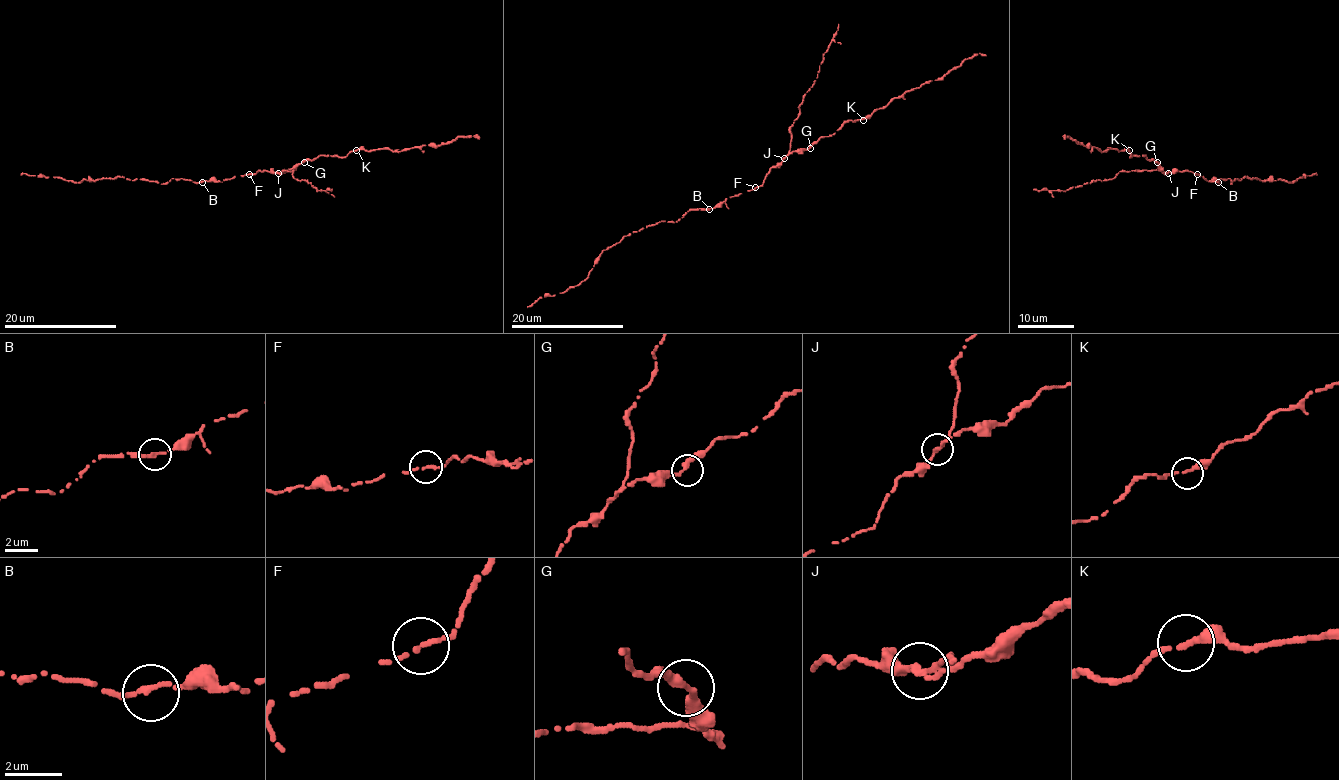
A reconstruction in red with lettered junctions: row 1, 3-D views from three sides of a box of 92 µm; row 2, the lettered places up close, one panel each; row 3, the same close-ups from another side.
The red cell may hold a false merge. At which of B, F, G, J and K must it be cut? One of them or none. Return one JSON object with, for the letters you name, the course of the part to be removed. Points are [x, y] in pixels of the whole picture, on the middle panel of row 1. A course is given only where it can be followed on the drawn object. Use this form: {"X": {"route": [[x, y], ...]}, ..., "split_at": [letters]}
{"J": {"route": [[784, 158], [789, 148], [789, 128], [816, 77], [839, 24]]}, "split_at": ["J"]}

